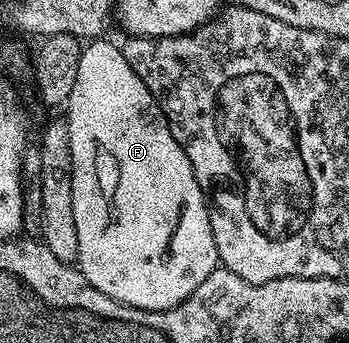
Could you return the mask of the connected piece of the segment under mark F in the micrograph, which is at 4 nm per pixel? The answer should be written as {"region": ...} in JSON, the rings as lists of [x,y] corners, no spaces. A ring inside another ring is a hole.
{"region":[[[92,40],[81,49],[78,60],[78,80],[74,80],[74,92],[70,92],[66,103],[66,121],[70,132],[70,152],[72,153],[72,183],[74,184],[74,224],[78,224],[78,256],[76,262],[80,273],[90,280],[98,292],[110,296],[115,302],[133,306],[139,310],[172,310],[182,300],[210,276],[210,272],[218,269],[220,257],[214,244],[214,232],[210,228],[208,199],[205,198],[198,180],[194,176],[194,168],[178,140],[174,140],[174,132],[170,132],[168,118],[162,108],[154,100],[150,88],[142,84],[138,72],[130,68],[123,49],[119,45],[105,40]]]}

